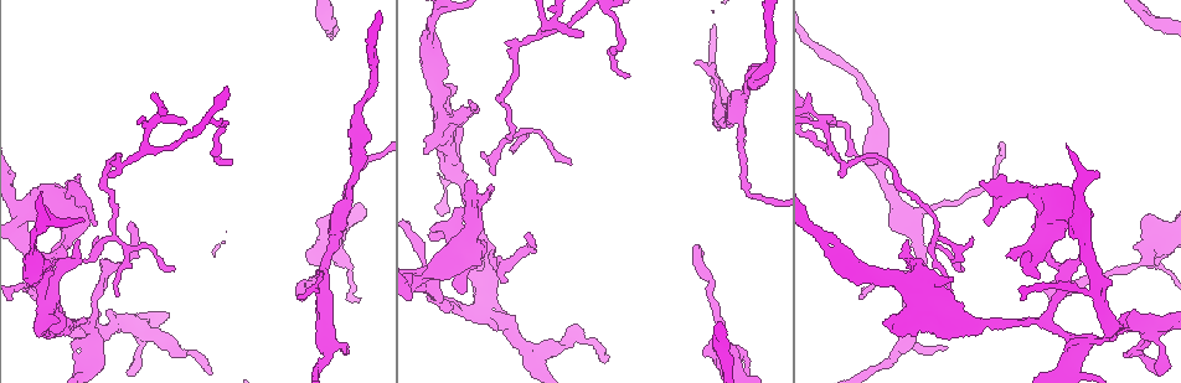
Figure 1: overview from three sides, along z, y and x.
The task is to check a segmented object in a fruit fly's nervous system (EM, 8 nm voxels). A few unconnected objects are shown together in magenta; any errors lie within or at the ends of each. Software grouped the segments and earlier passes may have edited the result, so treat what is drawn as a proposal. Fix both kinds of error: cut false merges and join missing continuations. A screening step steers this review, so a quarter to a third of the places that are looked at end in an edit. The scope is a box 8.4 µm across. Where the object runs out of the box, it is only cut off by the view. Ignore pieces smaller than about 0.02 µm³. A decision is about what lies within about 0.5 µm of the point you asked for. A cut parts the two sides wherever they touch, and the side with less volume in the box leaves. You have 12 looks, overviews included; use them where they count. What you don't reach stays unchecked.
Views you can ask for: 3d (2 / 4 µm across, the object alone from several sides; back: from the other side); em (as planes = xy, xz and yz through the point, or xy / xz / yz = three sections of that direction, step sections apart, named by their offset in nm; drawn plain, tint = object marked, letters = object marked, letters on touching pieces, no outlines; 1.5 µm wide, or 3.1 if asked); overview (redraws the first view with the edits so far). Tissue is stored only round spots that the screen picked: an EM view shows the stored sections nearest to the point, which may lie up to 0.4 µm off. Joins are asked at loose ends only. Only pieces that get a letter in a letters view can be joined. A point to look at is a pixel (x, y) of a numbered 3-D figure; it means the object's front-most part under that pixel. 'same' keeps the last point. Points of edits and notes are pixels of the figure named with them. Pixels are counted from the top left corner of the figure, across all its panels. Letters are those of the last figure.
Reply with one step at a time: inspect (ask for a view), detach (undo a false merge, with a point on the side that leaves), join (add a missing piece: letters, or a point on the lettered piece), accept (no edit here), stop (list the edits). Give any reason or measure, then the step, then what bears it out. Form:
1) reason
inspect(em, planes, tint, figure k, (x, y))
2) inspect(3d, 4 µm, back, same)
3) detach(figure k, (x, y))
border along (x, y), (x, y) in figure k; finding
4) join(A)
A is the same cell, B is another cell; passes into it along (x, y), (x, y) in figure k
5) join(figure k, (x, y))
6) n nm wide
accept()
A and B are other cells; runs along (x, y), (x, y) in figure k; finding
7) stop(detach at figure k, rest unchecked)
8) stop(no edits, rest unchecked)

an open end
inspect(3d, 4 µm, figure 1, (65, 254))

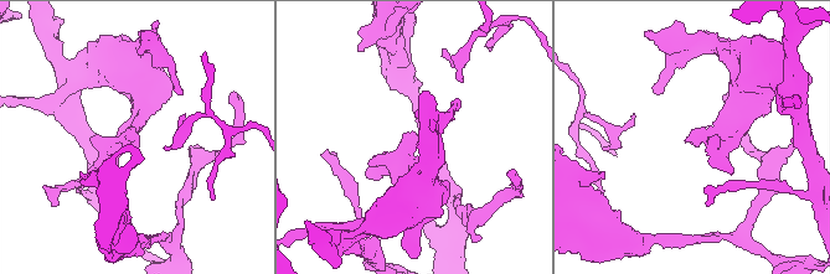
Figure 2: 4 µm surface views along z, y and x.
inspect(em, xz, step 8, tint, figure 2, (134, 142))

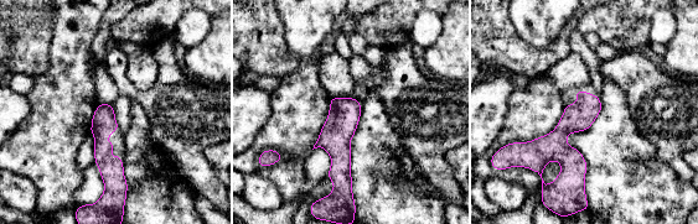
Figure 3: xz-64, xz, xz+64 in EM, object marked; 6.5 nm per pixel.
what lies round it
inspect(em, xz, step 8, letters, same)

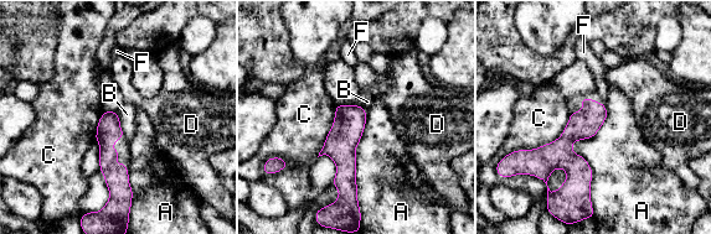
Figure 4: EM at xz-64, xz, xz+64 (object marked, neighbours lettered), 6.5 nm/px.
accept()
A, B, C, D and F are other cells; runs along (597, 102), (566, 139), (581, 192) in figure 4; no lettered piece goes on from it

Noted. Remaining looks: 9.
narrows sharply
inspect(3d, 2 µm, figure 1, (720, 124))

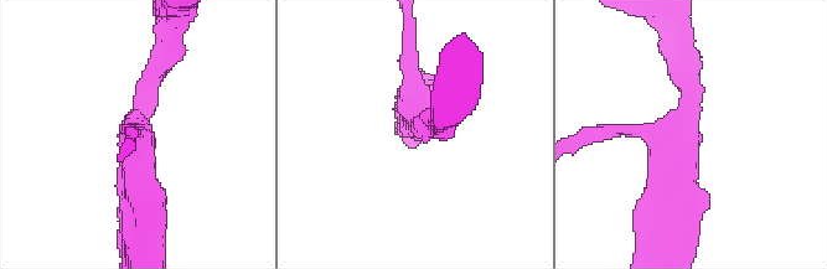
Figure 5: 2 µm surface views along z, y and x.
need the tissue
inspect(em, planes, letters, figure 5, (423, 126))

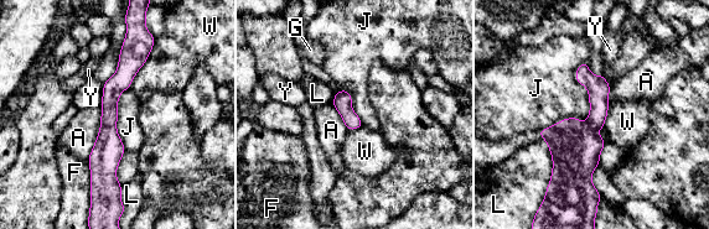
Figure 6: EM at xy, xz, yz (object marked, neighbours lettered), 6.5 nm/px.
130 nm wide
accept()
A, F, G, J, L, W and Y are other cells; border along (586, 60), (586, 120), (537, 131) in figure 6; all the same neuron

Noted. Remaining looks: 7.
an open end
inspect(3d, 2 µm, figure 1, (946, 347))

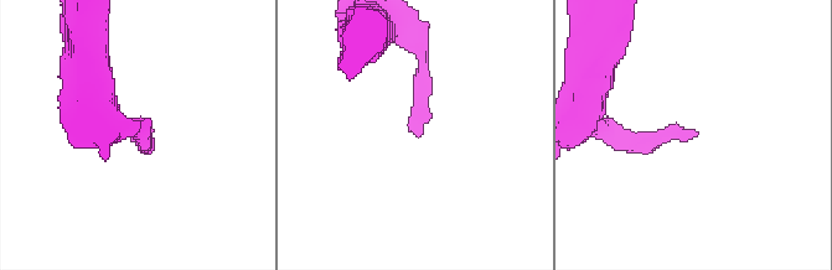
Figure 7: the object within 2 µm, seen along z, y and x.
need the tissue
inspect(em, planes, letters, figure 7, (695, 134))

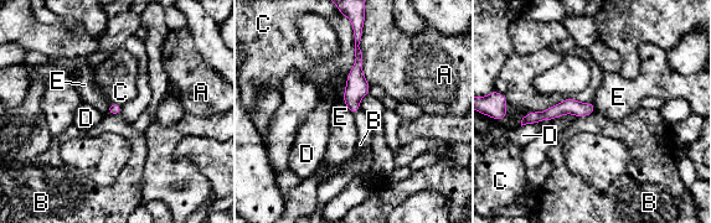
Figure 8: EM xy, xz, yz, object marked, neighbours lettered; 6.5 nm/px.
accept()
A, B, C, D and E are other cells; border along (594, 110), (577, 118) in figure 8; none of them fits

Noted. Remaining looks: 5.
thick turns thin
inspect(3d, 2 µm, figure 1, (170, 345))

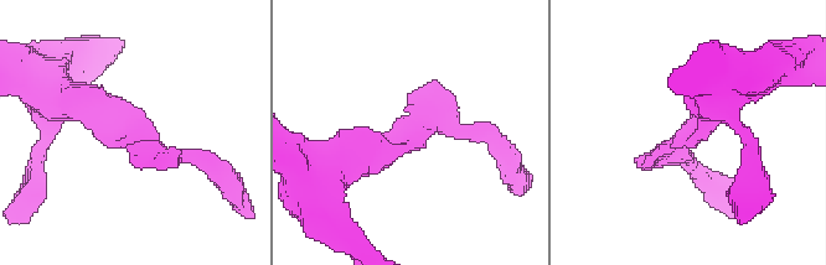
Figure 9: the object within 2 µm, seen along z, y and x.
need the tissue
inspect(em, planes, letters, figure 9, (412, 137))

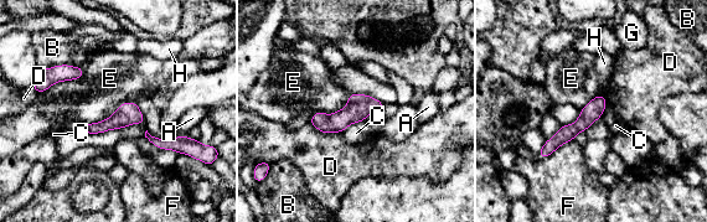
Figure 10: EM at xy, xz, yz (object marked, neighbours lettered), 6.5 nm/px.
120 nm wide
accept()
A, B, C, D, E, F, G and H are other cells; runs along (600, 98), (577, 127), (542, 154) in figure 10; continuous, no second neuron

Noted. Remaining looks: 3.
three arms meet
inspect(em, planes, plain, figure 1, (76, 332))

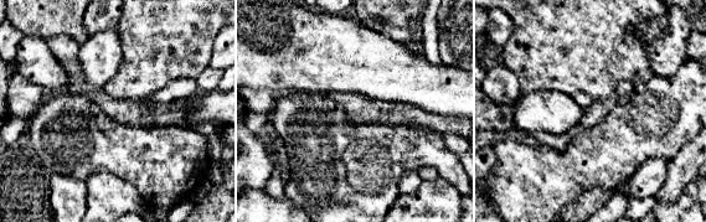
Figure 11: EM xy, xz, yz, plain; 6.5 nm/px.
see the neighbours
inspect(em, planes, letters, same)

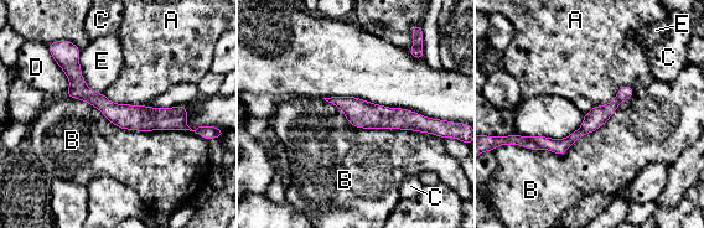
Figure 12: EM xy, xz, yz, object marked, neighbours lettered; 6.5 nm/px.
120 nm wide
accept()
A, B, C, D and E are other cells; border along (65, 94), (120, 128), (201, 136) in figure 12; one neuron here

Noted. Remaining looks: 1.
stop(no edits, rest unchecked)

